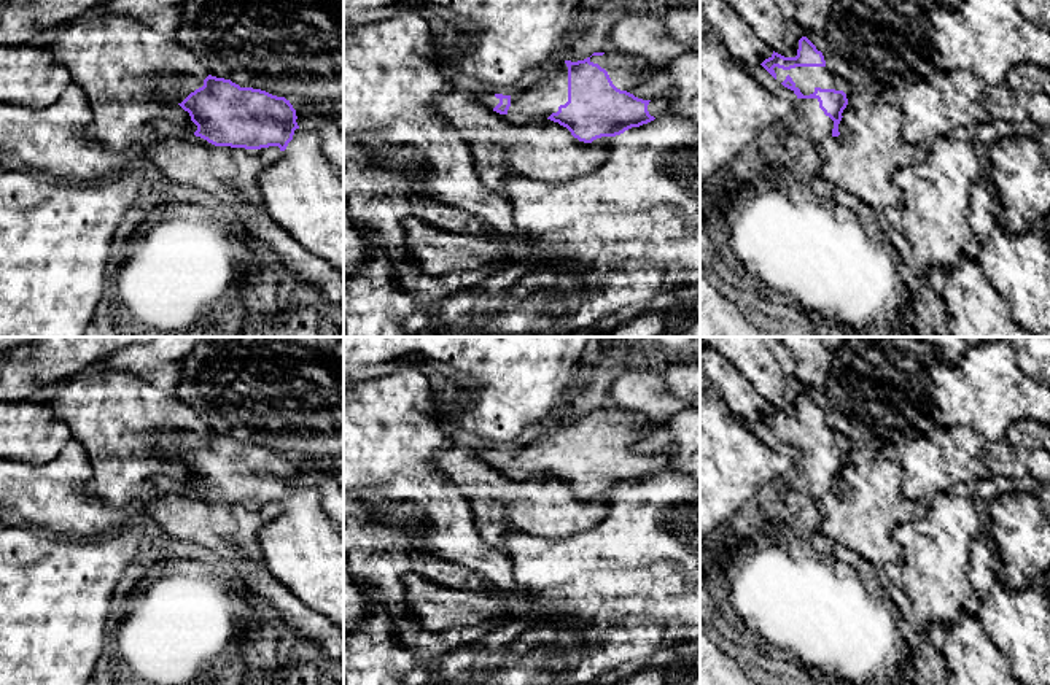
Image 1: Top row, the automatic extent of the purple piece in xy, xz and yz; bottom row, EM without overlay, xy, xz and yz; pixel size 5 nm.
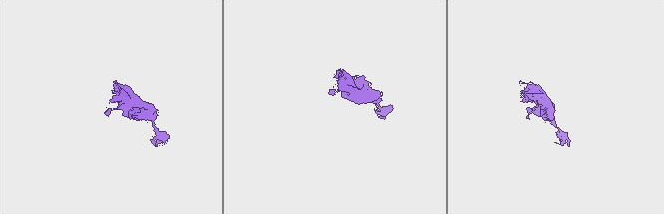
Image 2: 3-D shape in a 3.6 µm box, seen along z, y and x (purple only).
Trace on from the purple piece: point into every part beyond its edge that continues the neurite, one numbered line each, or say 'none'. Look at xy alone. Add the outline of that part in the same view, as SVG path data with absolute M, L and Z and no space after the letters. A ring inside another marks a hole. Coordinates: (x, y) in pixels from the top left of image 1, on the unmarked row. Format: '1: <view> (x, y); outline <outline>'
1: xy (164, 444); outline M156 429L148 432L151 455L159 459L181 459L204 437L185 431Z
2: xy (301, 547); outline M296 485L282 512L258 531L256 542L259 561L269 574L313 612L344 629L344 532L325 513L318 490Z

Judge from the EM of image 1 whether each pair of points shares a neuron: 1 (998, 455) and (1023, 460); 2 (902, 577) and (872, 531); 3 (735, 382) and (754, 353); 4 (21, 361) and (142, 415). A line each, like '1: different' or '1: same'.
1: same
2: different
3: different
4: different

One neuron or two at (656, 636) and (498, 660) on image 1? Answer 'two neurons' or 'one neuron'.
two neurons

